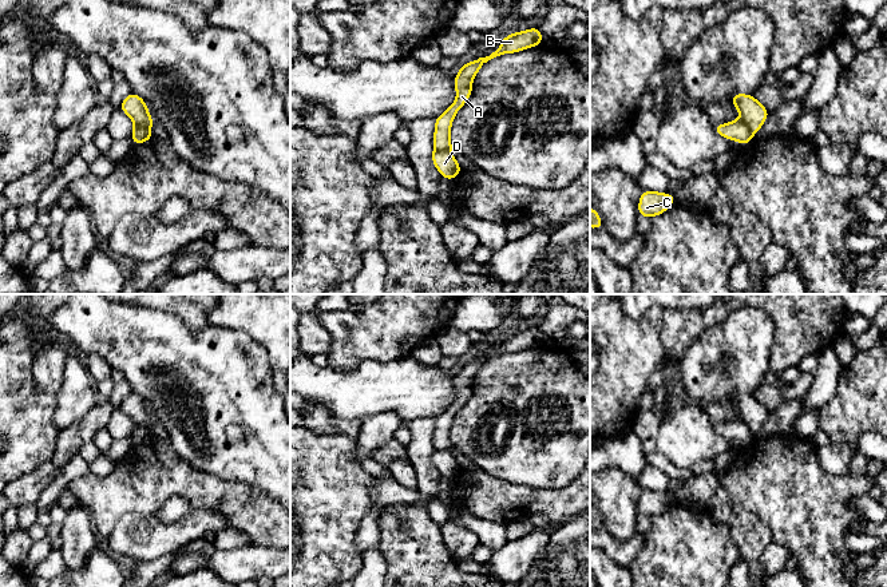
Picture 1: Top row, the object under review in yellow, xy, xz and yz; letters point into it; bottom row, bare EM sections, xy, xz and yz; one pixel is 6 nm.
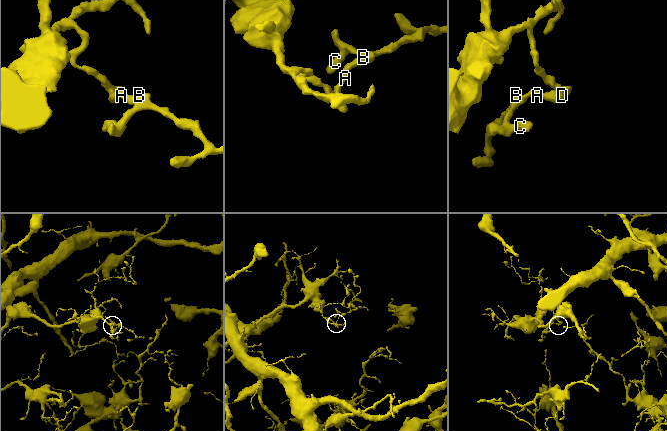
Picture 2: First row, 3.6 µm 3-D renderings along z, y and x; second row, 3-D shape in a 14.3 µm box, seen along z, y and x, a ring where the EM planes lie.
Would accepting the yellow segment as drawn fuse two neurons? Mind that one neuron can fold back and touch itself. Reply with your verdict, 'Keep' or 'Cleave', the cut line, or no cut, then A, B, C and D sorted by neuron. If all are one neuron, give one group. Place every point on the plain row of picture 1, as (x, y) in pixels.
Cleave. Split along xy (134, 424), (150, 428). Groups: A B C / D

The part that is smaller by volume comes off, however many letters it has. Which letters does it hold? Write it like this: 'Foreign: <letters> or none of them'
Foreign: A, B, C

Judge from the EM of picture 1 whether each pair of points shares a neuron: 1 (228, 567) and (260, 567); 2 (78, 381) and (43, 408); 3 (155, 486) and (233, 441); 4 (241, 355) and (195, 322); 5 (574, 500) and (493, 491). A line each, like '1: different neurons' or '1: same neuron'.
1: same neuron
2: different neurons
3: different neurons
4: different neurons
5: same neuron

